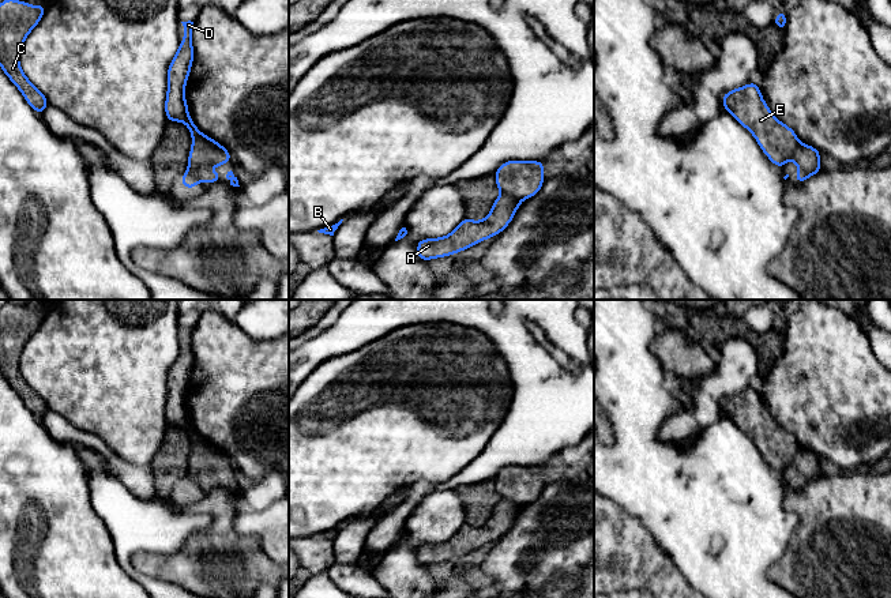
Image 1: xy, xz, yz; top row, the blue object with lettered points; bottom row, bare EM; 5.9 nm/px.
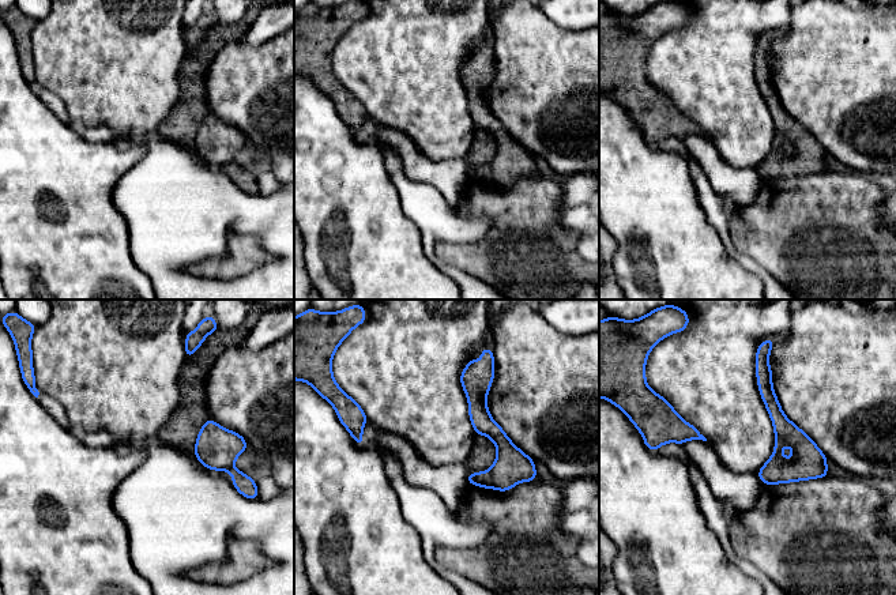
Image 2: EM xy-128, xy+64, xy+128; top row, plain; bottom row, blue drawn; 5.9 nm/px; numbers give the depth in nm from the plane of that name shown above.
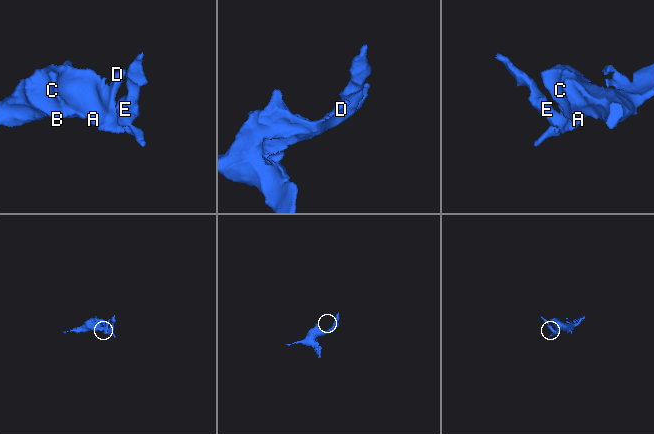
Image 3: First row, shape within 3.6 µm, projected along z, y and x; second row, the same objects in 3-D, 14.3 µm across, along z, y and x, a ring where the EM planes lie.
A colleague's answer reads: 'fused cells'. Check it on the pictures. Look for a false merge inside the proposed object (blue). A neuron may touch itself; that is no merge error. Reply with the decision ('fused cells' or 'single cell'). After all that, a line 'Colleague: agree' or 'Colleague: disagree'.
fused cells
Colleague: agree

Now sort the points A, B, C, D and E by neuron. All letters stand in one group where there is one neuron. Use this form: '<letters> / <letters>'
A B C D / E

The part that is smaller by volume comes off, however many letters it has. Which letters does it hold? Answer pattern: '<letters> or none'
E

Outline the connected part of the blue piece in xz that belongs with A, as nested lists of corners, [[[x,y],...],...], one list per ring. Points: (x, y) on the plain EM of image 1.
[[[500,499],[482,526],[465,523],[448,541],[420,545],[417,548],[418,563],[426,567],[450,561],[497,541],[510,530],[520,508],[518,503]]]

